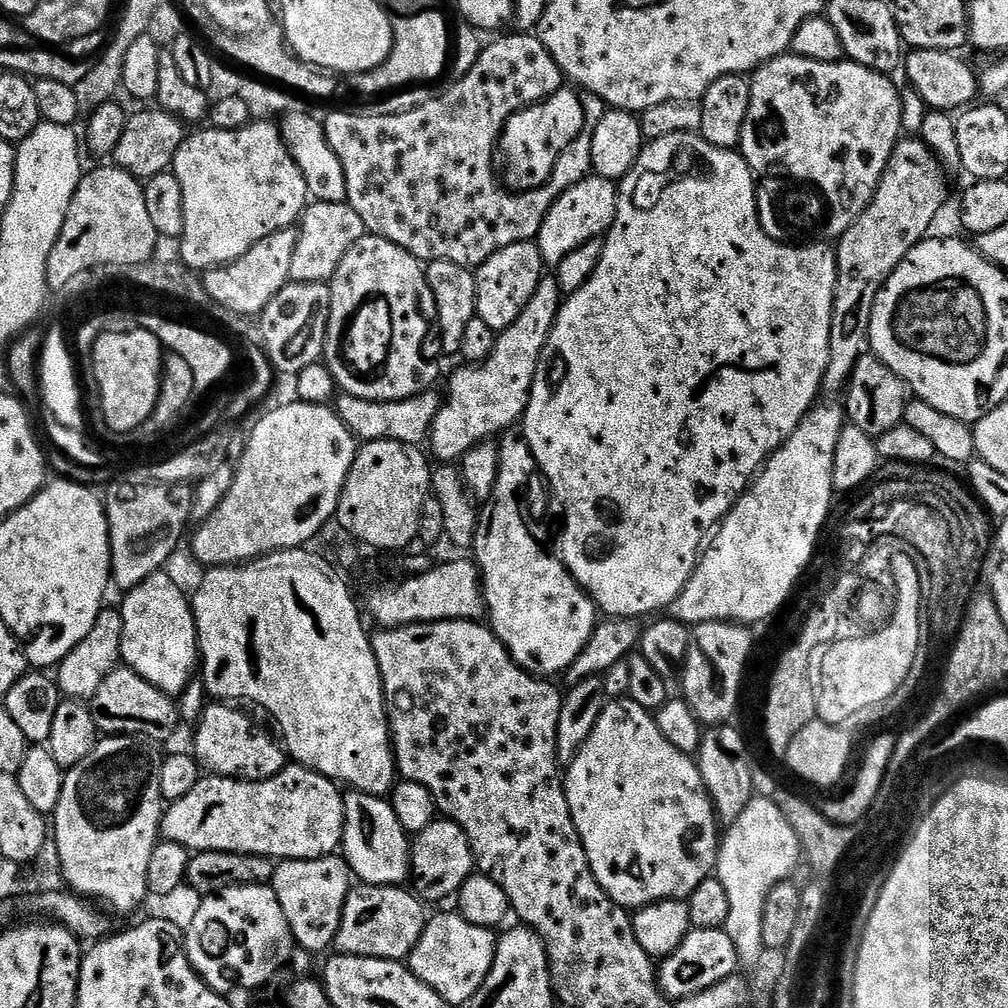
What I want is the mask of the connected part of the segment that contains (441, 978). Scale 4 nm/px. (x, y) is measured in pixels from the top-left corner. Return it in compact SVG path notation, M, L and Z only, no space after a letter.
M444 912L441 916L434 917L433 920L431 917L425 923L422 938L418 942L418 946L414 946L412 955L408 957L406 964L423 984L429 984L449 1006L456 1006L456 1004L464 1006L474 998L474 994L478 994L482 982L486 982L486 978L490 974L492 963L496 957L497 939L497 933L493 929L479 928L463 920L459 914L452 913L451 916L450 913Z

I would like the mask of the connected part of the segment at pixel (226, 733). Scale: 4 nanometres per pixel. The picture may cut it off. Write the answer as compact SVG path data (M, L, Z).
M212 702L204 709L204 715L200 718L200 723L195 725L196 749L194 755L201 765L209 773L217 776L227 776L237 780L269 780L272 776L278 775L286 767L286 752L279 743L276 744L247 716L244 712L239 712L239 707L229 706L224 702Z

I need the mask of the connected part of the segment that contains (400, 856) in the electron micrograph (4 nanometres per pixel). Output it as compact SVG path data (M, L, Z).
M348 790L344 798L344 839L342 856L360 884L400 886L412 871L412 845L409 833L404 831L398 814L394 814L387 799L365 792Z

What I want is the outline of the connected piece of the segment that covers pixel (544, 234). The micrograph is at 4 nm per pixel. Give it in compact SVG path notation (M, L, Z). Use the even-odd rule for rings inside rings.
M589 174L573 188L567 188L554 202L554 206L550 206L540 227L538 243L545 265L560 264L562 258L570 254L570 250L578 250L578 246L586 242L601 239L612 227L616 217L617 195L618 188L613 181L595 174Z

